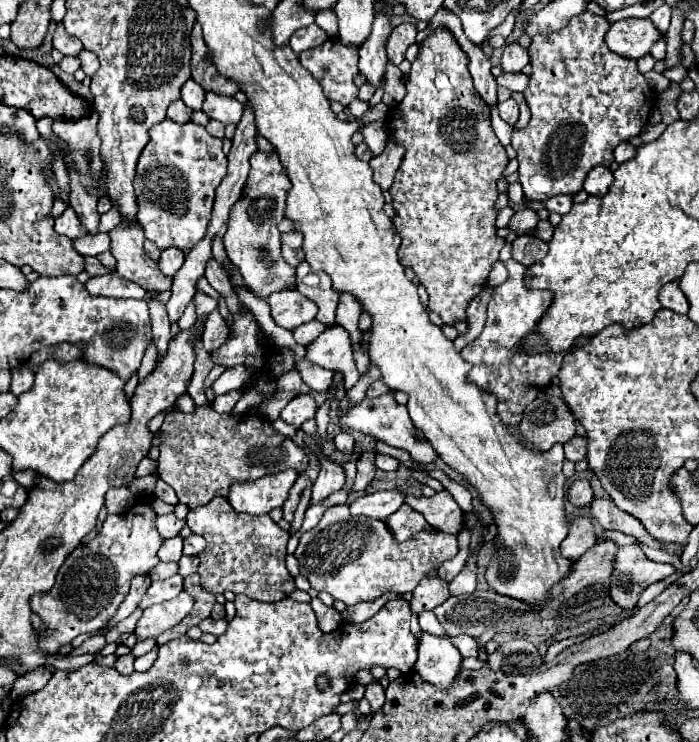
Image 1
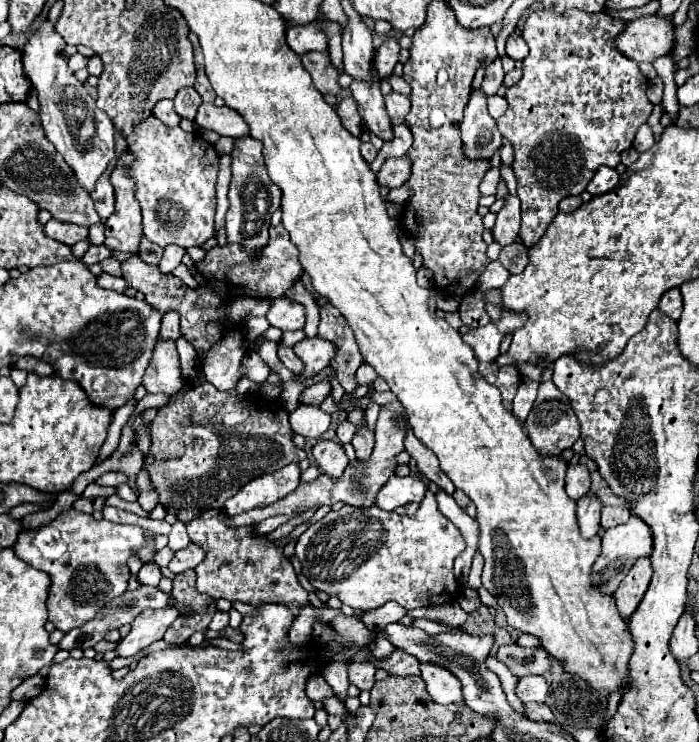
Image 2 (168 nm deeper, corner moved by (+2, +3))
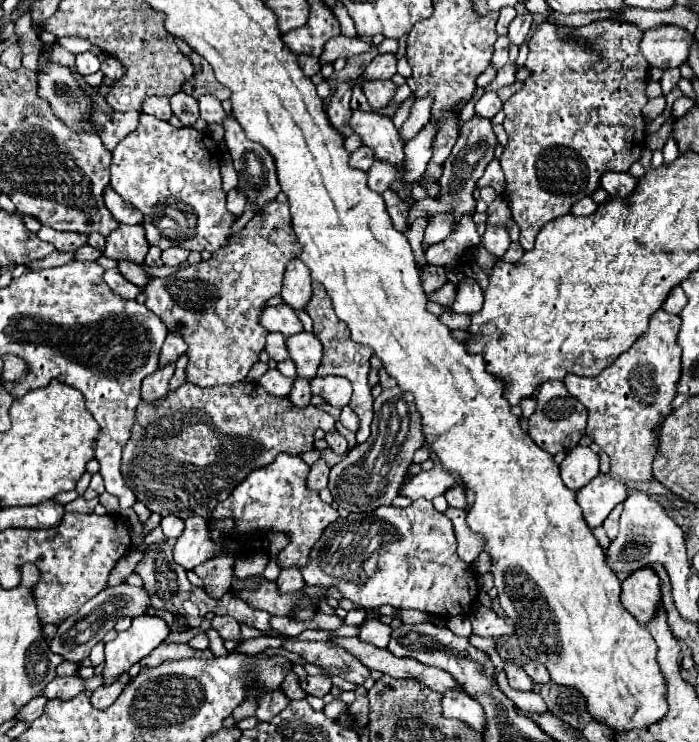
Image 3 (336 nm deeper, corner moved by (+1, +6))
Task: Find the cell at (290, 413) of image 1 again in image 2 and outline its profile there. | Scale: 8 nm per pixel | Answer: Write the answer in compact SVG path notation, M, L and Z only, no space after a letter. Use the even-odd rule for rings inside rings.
M322 379L322 381L312 383L310 387L306 387L306 389L302 391L300 403L302 403L302 405L320 405L330 393L332 393L330 379Z

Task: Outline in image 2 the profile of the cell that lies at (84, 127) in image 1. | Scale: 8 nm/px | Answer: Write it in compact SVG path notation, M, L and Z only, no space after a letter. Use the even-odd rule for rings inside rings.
M46 19L22 49L22 65L26 77L32 81L40 101L40 117L46 137L54 143L58 153L66 157L66 163L74 169L78 183L92 191L98 177L106 171L114 157L114 123L96 107L94 97L86 85L80 83L74 71L68 67L68 57L62 53L66 41L54 33L52 23Z

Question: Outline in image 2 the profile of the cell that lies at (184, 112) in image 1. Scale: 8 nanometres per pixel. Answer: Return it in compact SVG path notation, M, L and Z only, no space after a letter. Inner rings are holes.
M158 101L158 105L154 105L152 115L158 117L164 125L170 125L170 127L176 127L180 123L180 117L172 109L172 101Z

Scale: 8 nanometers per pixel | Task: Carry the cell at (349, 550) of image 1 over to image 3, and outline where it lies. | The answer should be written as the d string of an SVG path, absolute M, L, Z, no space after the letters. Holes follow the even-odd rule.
M419 498L407 508L379 506L379 510L367 514L351 512L347 518L339 518L321 534L319 542L309 552L309 562L303 566L301 574L305 584L311 586L335 586L353 604L375 610L379 606L391 604L395 608L423 610L427 614L437 614L443 618L469 614L471 602L477 598L477 580L469 564L457 558L457 540L451 530L451 522L445 514L437 512L435 506Z

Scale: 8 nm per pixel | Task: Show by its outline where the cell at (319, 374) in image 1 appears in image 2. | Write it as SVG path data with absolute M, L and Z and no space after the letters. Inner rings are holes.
M278 343L278 357L294 375L298 375L302 371L302 361L298 361L298 357L294 355L294 351L290 347L284 347L282 343Z

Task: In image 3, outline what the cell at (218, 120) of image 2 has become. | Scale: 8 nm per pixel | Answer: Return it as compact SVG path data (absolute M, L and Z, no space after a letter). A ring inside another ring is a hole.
M211 96L199 98L199 110L201 110L201 118L207 124L221 124L229 118L229 114L223 110L221 102L217 98L211 98Z

